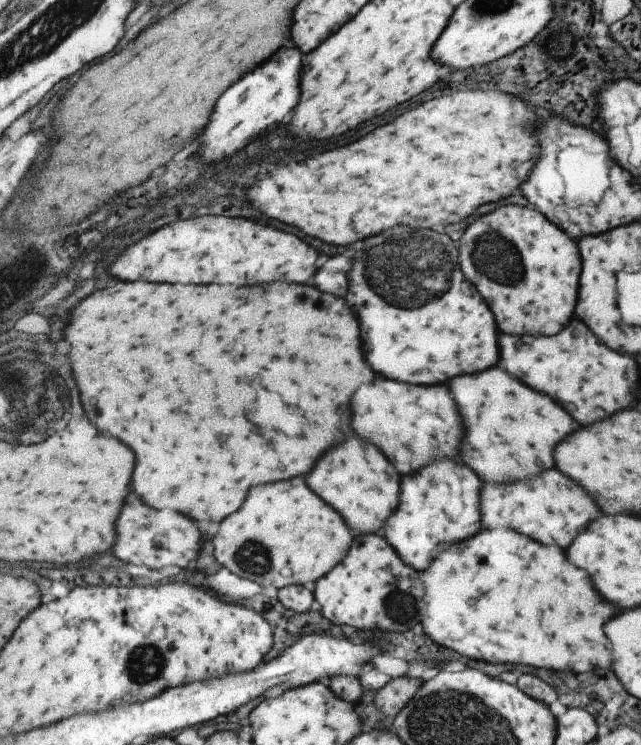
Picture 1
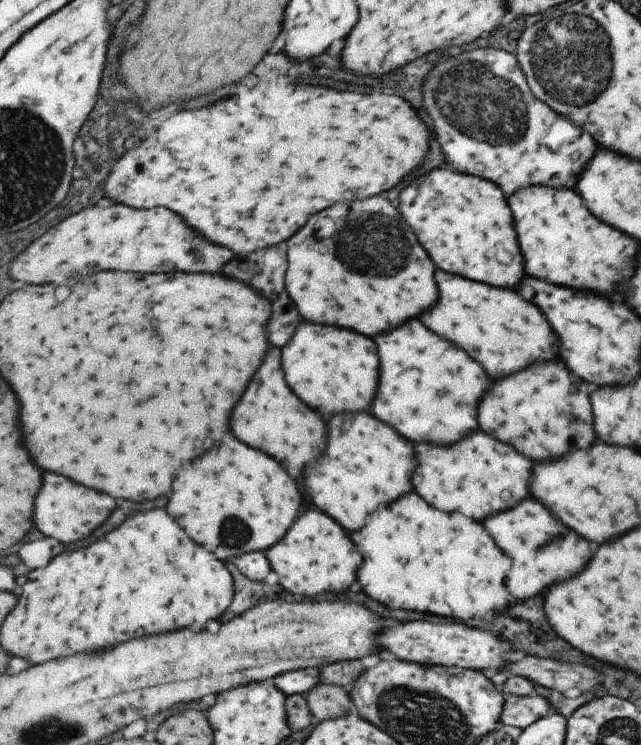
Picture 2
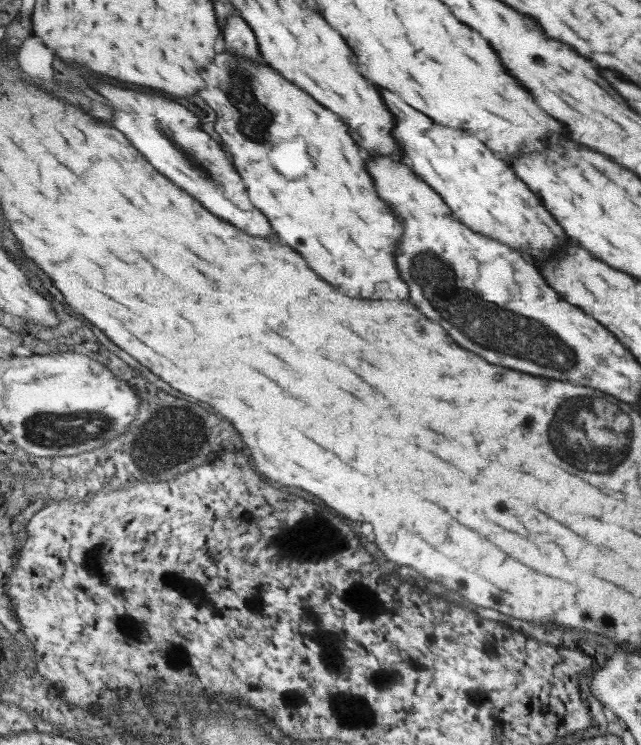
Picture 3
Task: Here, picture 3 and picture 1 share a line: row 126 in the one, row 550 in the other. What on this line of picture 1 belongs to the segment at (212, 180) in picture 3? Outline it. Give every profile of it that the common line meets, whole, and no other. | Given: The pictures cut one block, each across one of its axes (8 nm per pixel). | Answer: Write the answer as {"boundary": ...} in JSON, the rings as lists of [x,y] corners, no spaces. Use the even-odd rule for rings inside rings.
{"boundary":[[[137,494],[129,496],[129,500],[125,504],[125,512],[121,512],[117,530],[121,532],[121,544],[117,544],[115,554],[123,562],[145,566],[148,570],[159,570],[165,566],[187,568],[193,560],[199,558],[201,552],[203,536],[193,520],[189,520],[187,516],[181,516],[177,512],[155,510],[155,508],[149,508],[147,504],[143,506],[143,500]]]}

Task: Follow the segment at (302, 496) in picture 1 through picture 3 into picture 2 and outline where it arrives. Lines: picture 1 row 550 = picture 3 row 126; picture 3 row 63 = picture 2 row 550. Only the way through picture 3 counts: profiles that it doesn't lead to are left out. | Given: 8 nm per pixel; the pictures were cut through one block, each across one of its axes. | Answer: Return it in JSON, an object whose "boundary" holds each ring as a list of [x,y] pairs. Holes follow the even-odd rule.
{"boundary":[[[229,434],[211,454],[181,470],[177,484],[173,484],[167,510],[189,528],[199,544],[213,550],[219,560],[227,560],[251,550],[268,551],[273,544],[285,540],[283,536],[292,530],[301,502],[303,498],[295,478],[277,460]]]}

